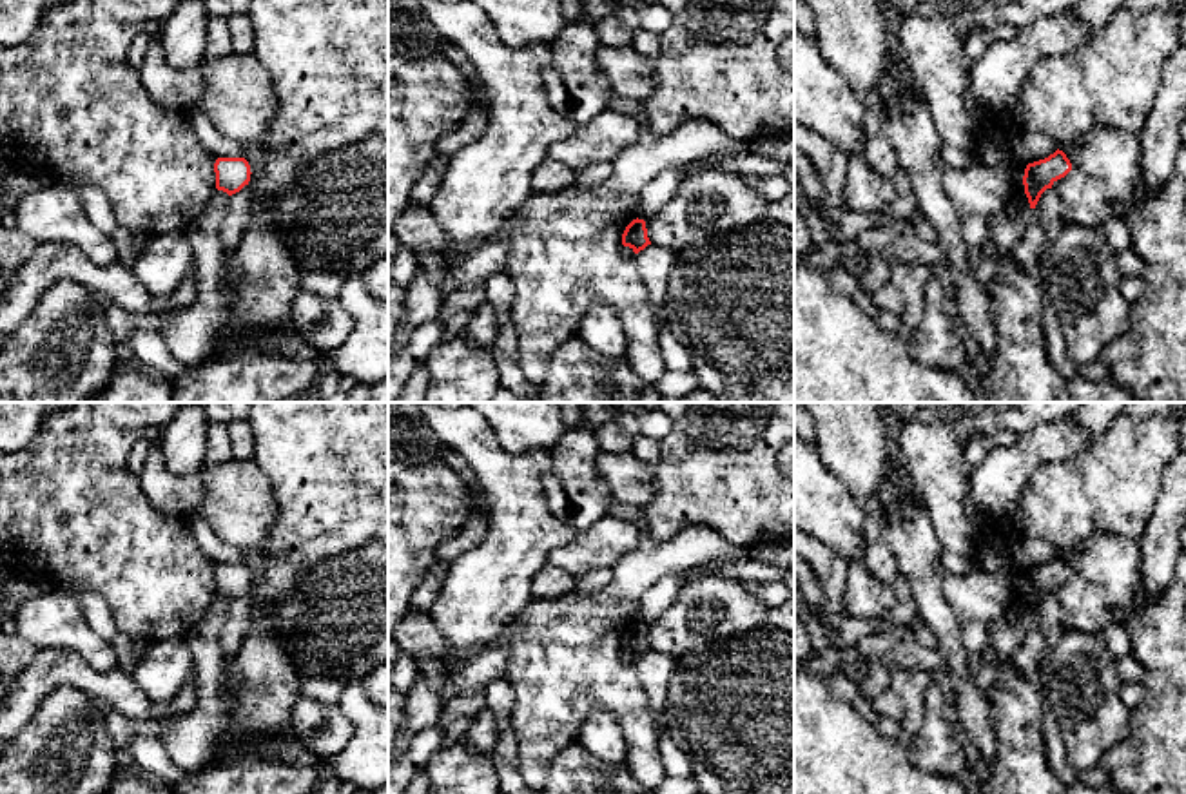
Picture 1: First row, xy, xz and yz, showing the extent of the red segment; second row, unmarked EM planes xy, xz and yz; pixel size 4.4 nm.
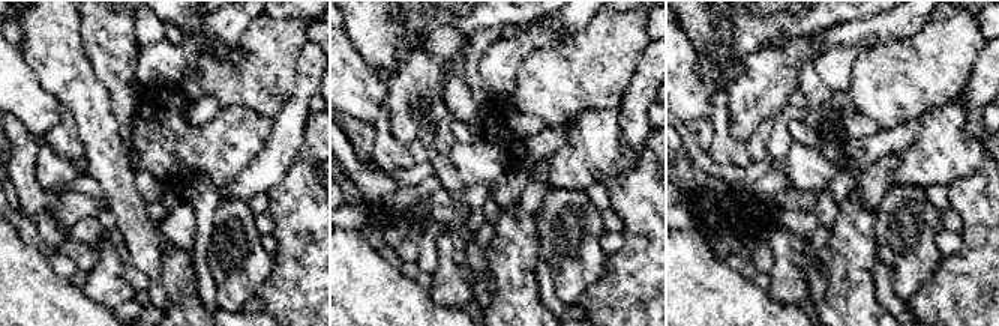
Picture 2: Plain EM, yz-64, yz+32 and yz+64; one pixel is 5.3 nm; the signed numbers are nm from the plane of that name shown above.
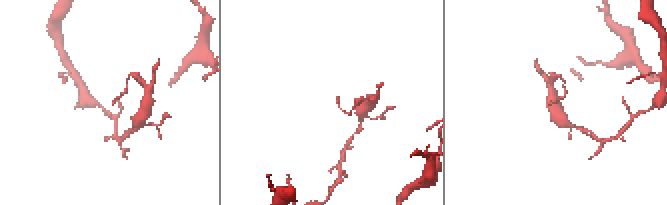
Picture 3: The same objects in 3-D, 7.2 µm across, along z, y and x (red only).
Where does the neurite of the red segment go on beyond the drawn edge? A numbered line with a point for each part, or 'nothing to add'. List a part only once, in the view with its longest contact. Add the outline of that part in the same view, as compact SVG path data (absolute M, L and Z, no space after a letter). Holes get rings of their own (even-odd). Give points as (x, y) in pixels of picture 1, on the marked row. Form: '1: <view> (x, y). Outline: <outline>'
nothing to add

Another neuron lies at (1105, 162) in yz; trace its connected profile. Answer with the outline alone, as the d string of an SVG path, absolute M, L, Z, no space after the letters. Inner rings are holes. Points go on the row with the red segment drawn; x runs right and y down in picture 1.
M1108 127L1094 129L1063 149L1063 152L1070 160L1072 170L1054 181L1052 189L1059 198L1059 216L1064 225L1103 227L1113 203L1123 201L1139 207L1161 190L1161 187L1155 190L1141 187L1139 132Z

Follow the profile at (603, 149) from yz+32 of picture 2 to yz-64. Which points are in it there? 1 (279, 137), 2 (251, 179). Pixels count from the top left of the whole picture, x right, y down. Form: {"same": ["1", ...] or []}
{"same": []}

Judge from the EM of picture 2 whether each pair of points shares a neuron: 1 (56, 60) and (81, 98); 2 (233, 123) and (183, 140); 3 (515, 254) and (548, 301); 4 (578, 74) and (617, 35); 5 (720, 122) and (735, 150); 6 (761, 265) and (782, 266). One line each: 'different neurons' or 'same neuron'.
1: same neuron
2: same neuron
3: different neurons
4: same neuron
5: same neuron
6: different neurons

